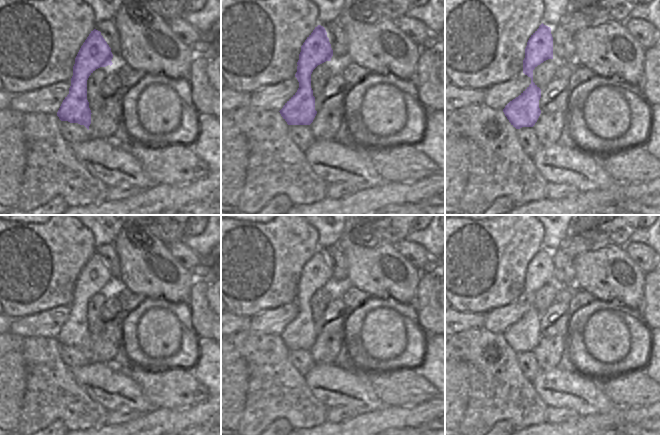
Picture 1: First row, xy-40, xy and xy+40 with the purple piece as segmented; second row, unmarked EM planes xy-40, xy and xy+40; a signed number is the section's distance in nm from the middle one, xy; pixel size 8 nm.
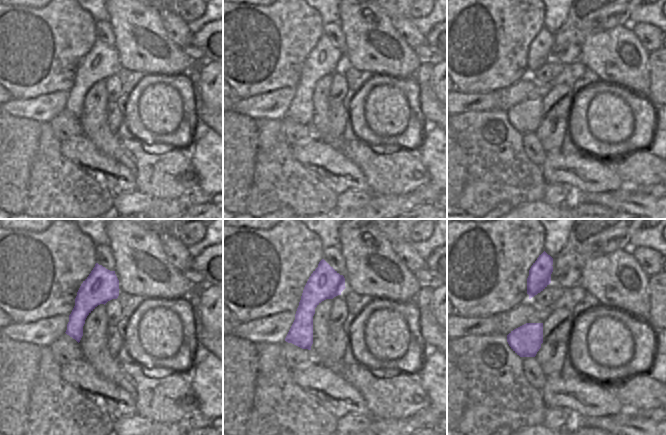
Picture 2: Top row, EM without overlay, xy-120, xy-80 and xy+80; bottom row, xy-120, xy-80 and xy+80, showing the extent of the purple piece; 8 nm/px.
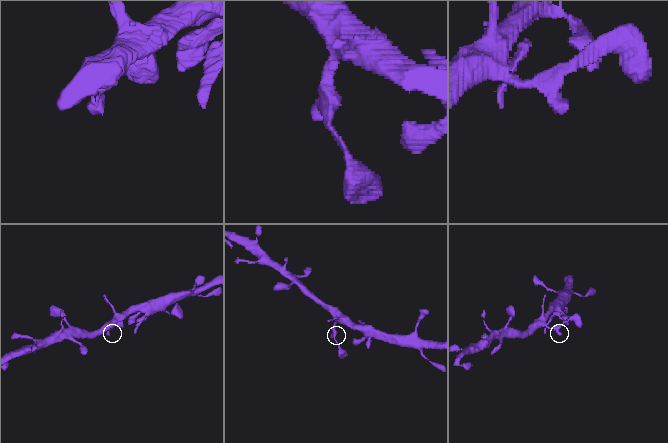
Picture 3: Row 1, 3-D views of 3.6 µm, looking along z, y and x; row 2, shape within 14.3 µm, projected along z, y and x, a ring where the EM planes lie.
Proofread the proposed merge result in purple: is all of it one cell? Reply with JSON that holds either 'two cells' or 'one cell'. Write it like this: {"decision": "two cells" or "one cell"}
{"decision": "two cells"}

